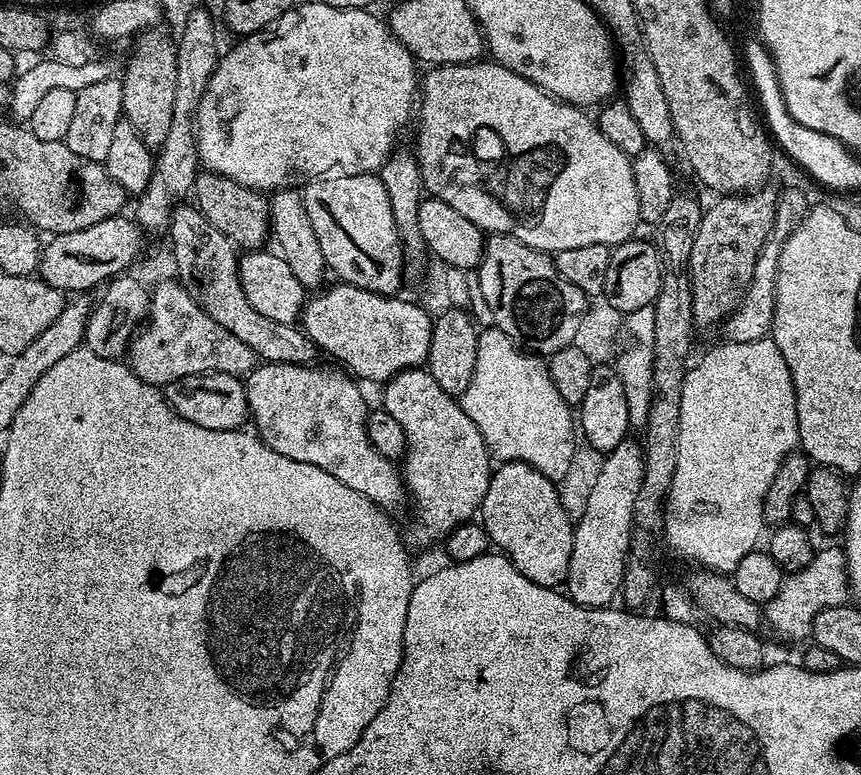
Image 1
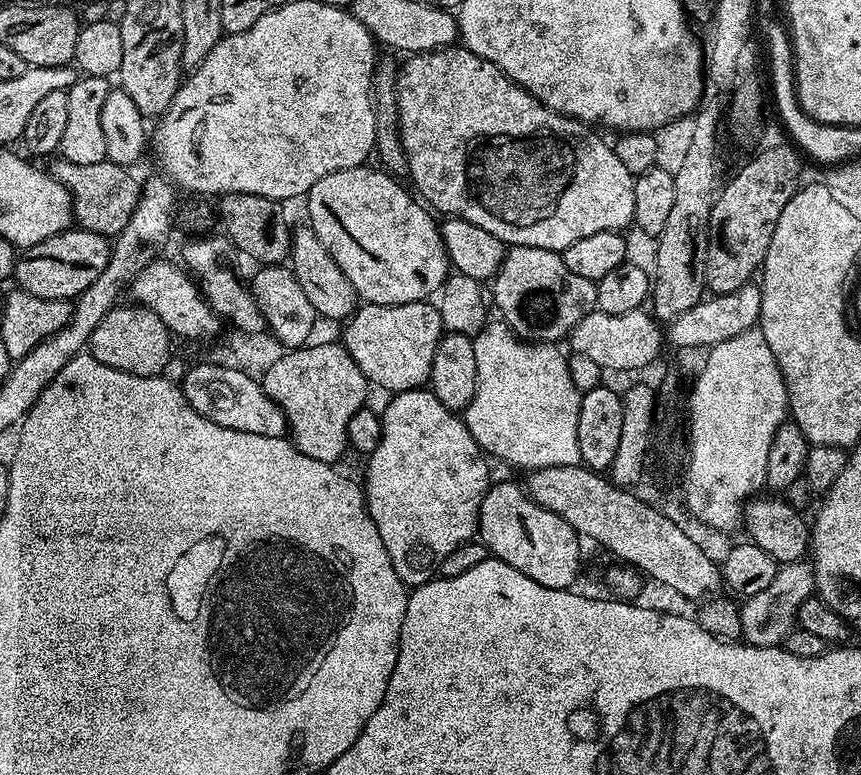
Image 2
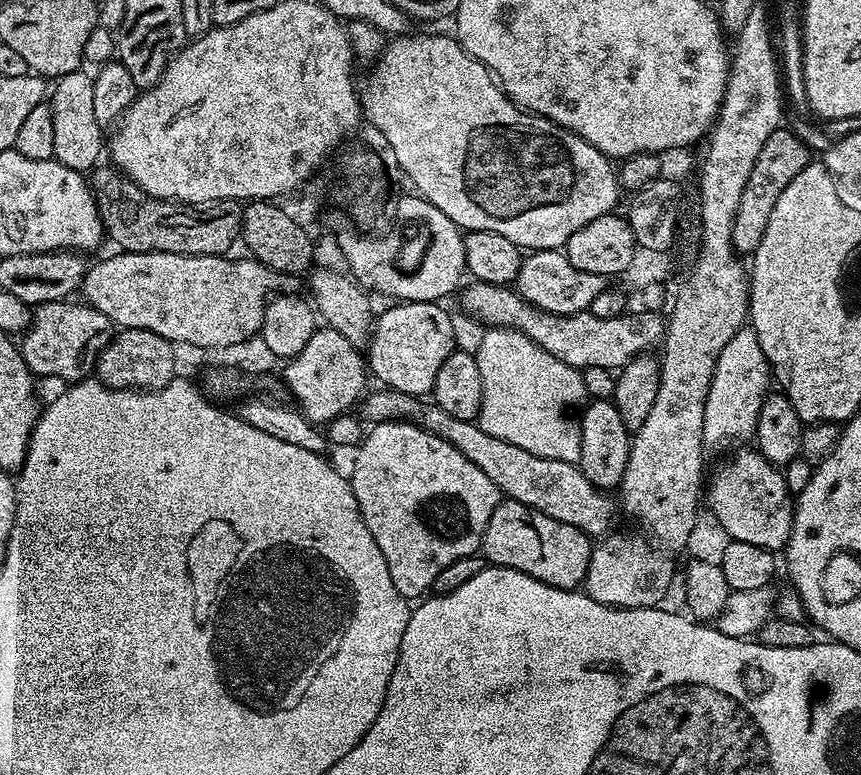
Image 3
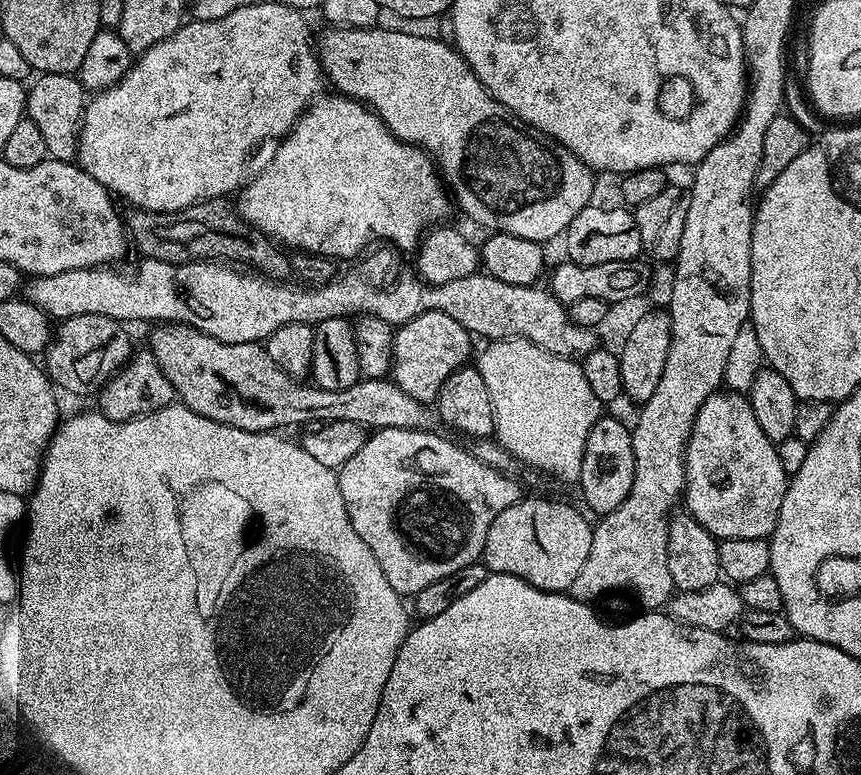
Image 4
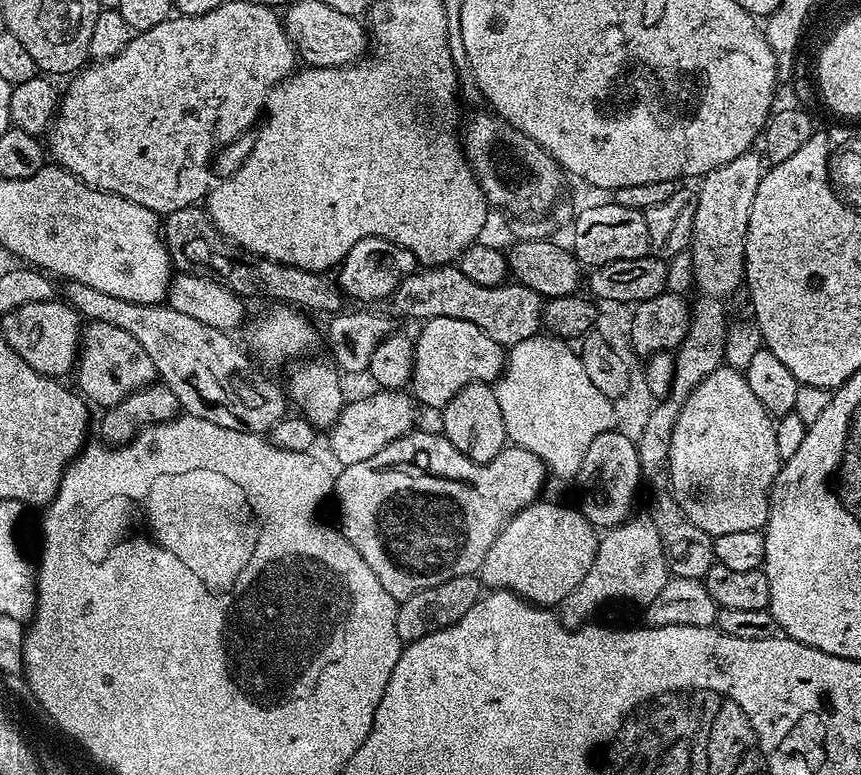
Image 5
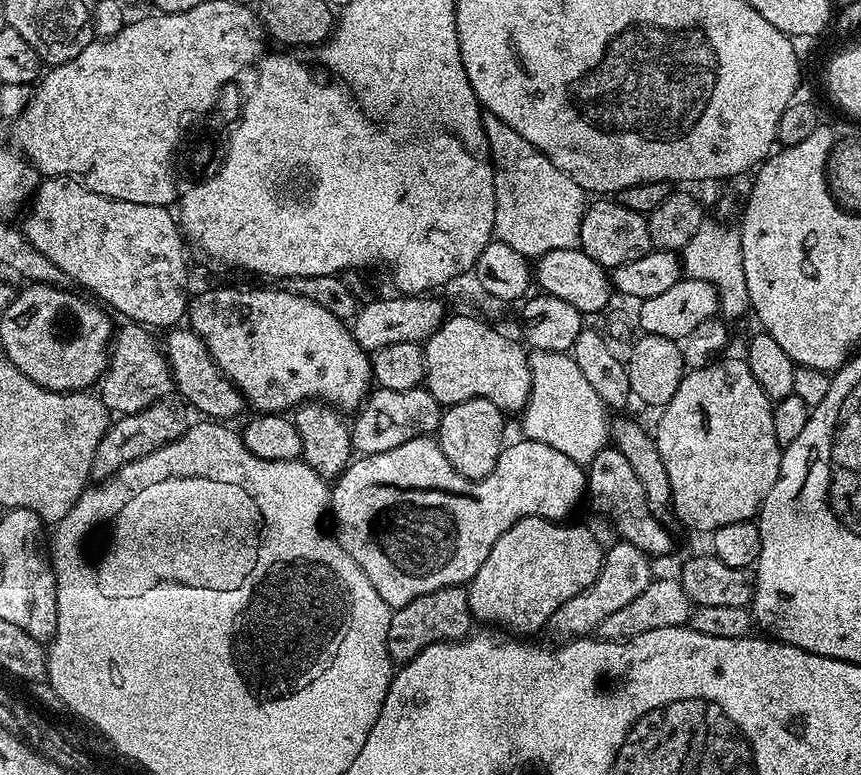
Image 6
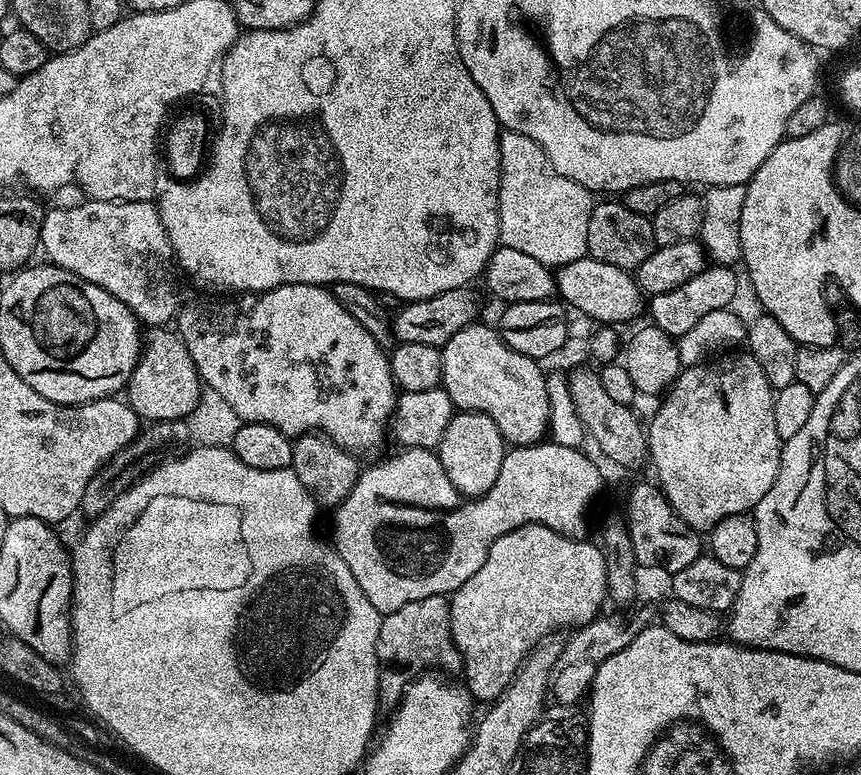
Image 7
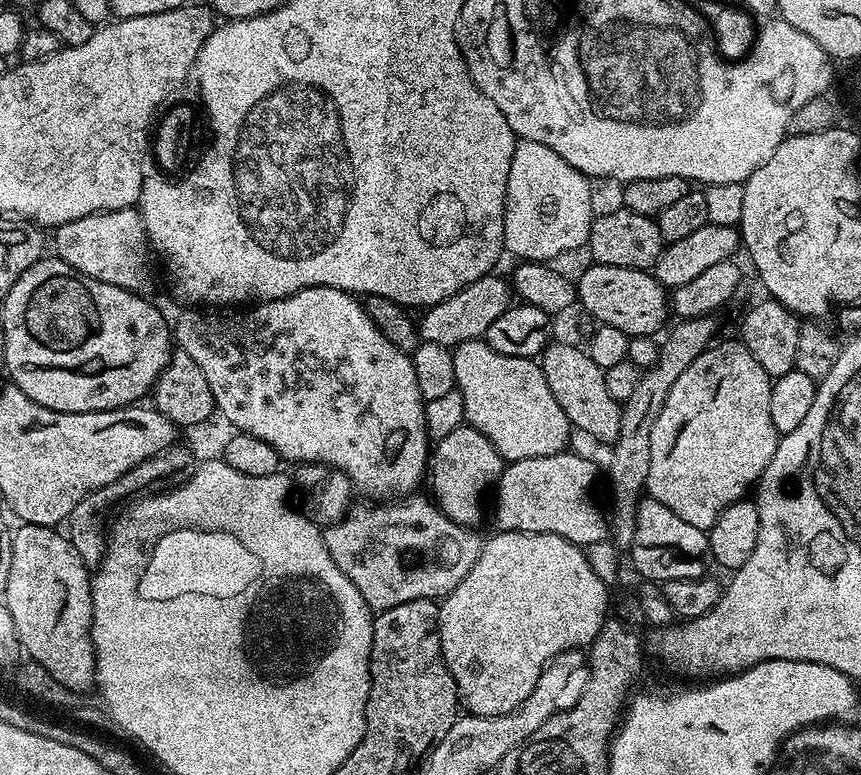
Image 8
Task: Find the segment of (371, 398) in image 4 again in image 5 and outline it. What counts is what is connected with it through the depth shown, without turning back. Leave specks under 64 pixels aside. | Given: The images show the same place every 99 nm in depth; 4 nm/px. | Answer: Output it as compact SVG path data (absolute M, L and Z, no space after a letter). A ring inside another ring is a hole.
M64 280L63 299L71 304L77 316L85 321L106 322L110 326L118 326L118 330L126 330L133 338L138 338L138 346L150 354L150 362L154 362L154 370L159 383L165 384L178 398L181 409L194 418L202 418L206 422L214 422L214 426L226 426L226 430L242 430L257 434L271 433L273 426L283 420L290 408L290 401L285 389L280 388L258 367L257 361L243 347L239 348L229 333L218 330L214 326L206 326L198 322L198 318L189 318L182 310L174 310L166 302L158 304L135 304L122 298L113 298L111 294L102 294L102 290L94 290L94 286L86 286L86 282Z

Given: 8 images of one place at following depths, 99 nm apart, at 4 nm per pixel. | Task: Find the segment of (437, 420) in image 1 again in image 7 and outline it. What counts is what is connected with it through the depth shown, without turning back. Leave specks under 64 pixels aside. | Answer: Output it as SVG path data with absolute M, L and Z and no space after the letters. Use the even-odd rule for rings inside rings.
M555 442L509 447L502 458L502 470L498 474L498 482L494 482L494 486L490 486L490 490L486 494L475 498L462 495L452 485L450 478L446 478L446 470L442 470L439 455L433 449L406 448L397 453L397 456L392 456L389 460L374 465L373 468L365 467L361 471L360 477L354 482L350 494L346 494L343 502L336 505L331 513L333 516L330 543L342 558L342 562L346 562L346 566L350 566L350 574L354 574L354 582L358 582L358 586L362 586L362 594L366 594L366 598L370 598L370 606L374 606L374 610L378 610L381 614L398 610L398 606L406 606L406 602L418 602L418 598L448 596L455 592L462 586L462 582L466 582L466 578L470 578L470 574L474 574L478 570L478 566L482 566L482 562L486 562L486 554L490 554L490 546L494 546L494 542L498 542L498 538L502 538L502 534L510 534L510 530L518 530L527 524L544 524L550 530L563 536L583 537L587 533L584 531L588 528L588 507L595 502L596 495L600 492L599 466L584 453L584 450L562 446Z

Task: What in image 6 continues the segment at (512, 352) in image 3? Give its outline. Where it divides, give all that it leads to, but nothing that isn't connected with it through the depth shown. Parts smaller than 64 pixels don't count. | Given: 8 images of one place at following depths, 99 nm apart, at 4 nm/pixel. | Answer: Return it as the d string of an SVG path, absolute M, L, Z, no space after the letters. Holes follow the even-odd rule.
M533 351L528 365L532 385L527 404L519 417L524 427L523 435L534 442L554 446L554 450L560 450L578 465L591 464L592 459L610 444L609 409L590 387L590 382L586 382L582 370L578 370L569 353Z

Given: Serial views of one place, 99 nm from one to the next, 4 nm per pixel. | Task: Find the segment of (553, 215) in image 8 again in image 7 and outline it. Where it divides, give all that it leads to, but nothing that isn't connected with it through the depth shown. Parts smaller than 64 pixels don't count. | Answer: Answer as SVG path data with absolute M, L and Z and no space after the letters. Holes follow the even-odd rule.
M501 131L499 154L500 244L521 251L551 268L559 268L586 256L587 227L594 207L593 193L553 171L541 146L517 131Z

